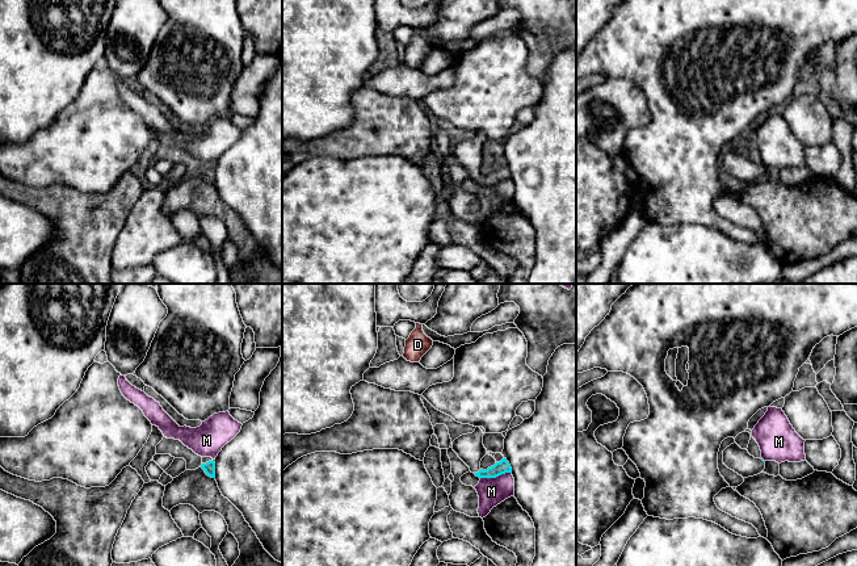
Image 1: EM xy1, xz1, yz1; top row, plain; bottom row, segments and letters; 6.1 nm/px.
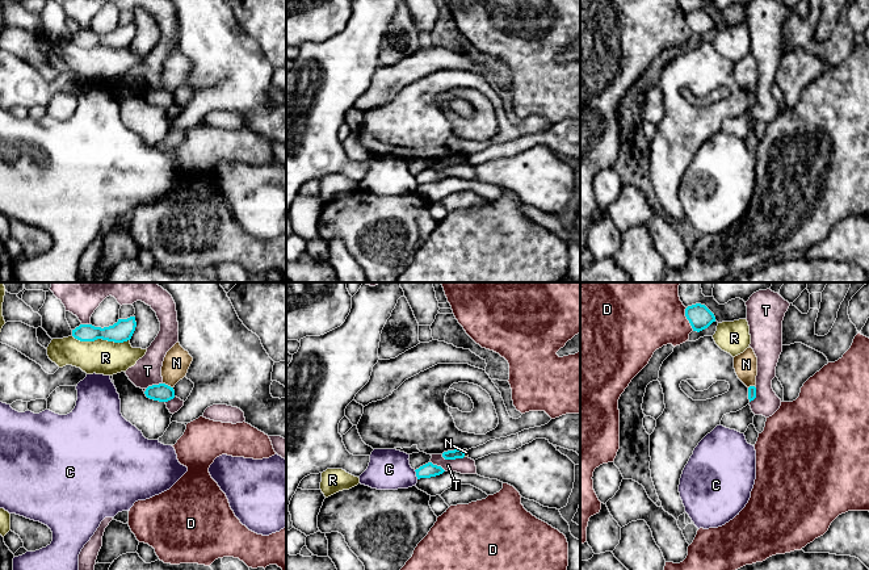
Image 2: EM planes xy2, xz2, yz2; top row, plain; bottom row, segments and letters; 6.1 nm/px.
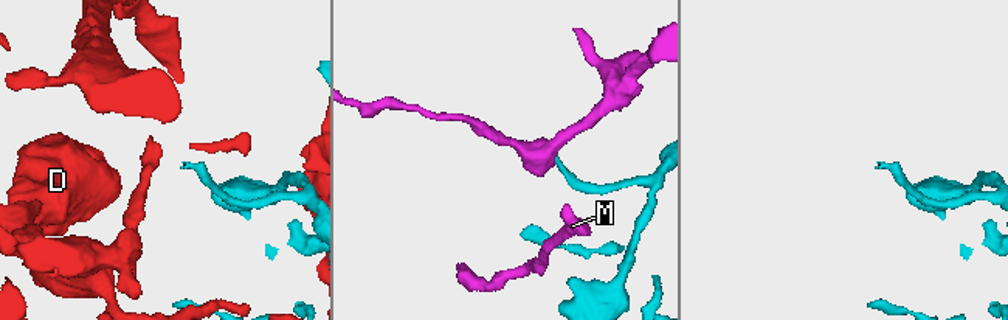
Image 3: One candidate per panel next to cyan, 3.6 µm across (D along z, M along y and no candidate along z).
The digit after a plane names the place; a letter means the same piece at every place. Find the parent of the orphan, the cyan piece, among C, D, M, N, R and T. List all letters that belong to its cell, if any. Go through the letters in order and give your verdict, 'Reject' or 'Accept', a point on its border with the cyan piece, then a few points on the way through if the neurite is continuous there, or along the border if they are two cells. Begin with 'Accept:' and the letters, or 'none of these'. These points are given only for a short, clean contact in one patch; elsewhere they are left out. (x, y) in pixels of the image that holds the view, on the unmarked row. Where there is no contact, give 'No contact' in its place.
Accept: none of these
C: Reject. Touches cyan at xz2 (416, 180)
D: Reject. Touches cyan at yz2 (687, 24)
M: Reject. Touches cyan at xz1 (495, 183). Boundary: xz1 (511, 177), (491, 184), (480, 184)
N: Reject. Touches cyan at xy2 (167, 91). Boundary: xy2 (163, 88), (172, 93)
R: Reject. Touches cyan at xy2 (101, 43)
T: Reject. Touches cyan at xz2 (453, 164)

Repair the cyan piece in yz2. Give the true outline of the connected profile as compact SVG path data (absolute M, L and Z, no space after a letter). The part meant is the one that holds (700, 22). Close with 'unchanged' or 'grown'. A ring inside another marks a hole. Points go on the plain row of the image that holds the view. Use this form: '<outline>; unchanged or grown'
M701 9L688 12L685 14L685 22L689 26L693 37L702 37L715 28L714 20Z; unchanged

